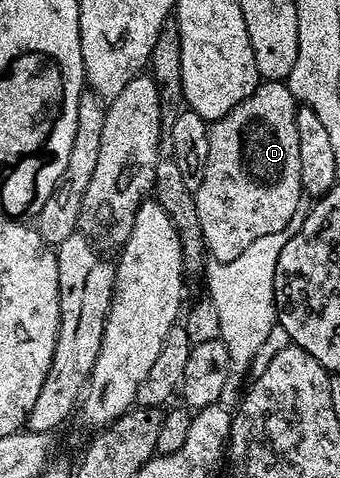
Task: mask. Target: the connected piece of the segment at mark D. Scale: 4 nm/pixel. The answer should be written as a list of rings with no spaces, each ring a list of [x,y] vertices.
[[[262,80],[247,98],[240,100],[240,104],[210,126],[208,164],[200,188],[194,191],[194,199],[200,216],[202,240],[213,261],[236,260],[252,240],[283,233],[287,229],[285,226],[295,221],[298,201],[304,198],[300,180],[300,142],[296,136],[298,108],[299,103],[285,81]]]

